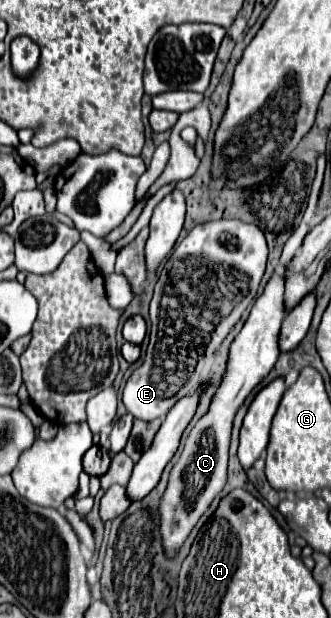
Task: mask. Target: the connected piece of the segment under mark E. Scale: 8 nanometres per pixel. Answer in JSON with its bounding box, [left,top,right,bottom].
[122,219,266,421]

